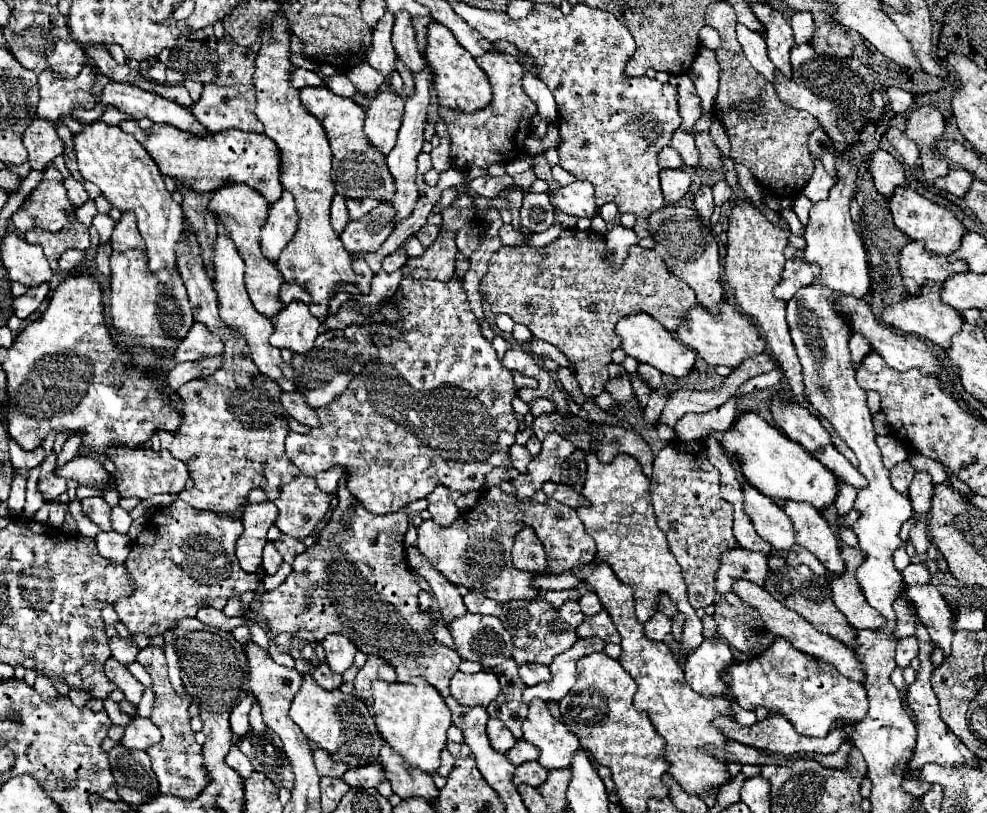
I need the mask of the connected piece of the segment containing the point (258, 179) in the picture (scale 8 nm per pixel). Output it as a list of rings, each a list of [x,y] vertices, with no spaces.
[[[135,120],[121,122],[121,130],[135,136],[135,140],[149,152],[149,156],[159,166],[161,174],[171,176],[175,182],[195,190],[195,192],[215,192],[229,182],[249,184],[259,192],[269,204],[277,202],[283,186],[279,180],[279,148],[265,134],[251,134],[239,130],[225,130],[213,136],[193,136],[173,126],[153,126],[151,130],[141,130]]]

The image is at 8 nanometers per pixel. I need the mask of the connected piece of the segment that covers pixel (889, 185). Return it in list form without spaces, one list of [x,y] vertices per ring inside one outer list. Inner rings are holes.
[[[877,150],[871,156],[869,170],[873,174],[873,182],[875,182],[877,192],[883,194],[885,198],[891,198],[893,192],[895,192],[895,188],[907,186],[907,180],[905,180],[905,172],[903,172],[901,162],[897,162],[885,150]]]

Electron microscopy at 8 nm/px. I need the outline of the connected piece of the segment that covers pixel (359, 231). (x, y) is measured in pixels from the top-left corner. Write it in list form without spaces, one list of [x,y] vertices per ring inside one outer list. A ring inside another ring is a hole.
[[[381,202],[377,208],[373,208],[367,216],[361,216],[359,220],[349,220],[345,226],[345,232],[341,234],[343,246],[347,252],[377,252],[379,246],[387,240],[387,236],[393,232],[391,216],[395,216],[395,210],[389,208],[389,204]]]

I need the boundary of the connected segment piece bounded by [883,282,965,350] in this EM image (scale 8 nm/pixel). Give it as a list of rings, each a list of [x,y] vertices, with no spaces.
[[[927,282],[923,286],[923,294],[921,296],[909,296],[903,302],[897,302],[889,308],[885,308],[883,312],[883,322],[889,326],[895,326],[907,334],[915,334],[919,338],[927,338],[933,344],[941,346],[943,350],[947,350],[951,346],[951,338],[961,330],[963,326],[963,316],[959,314],[959,310],[947,306],[941,302],[941,284],[939,282]]]

